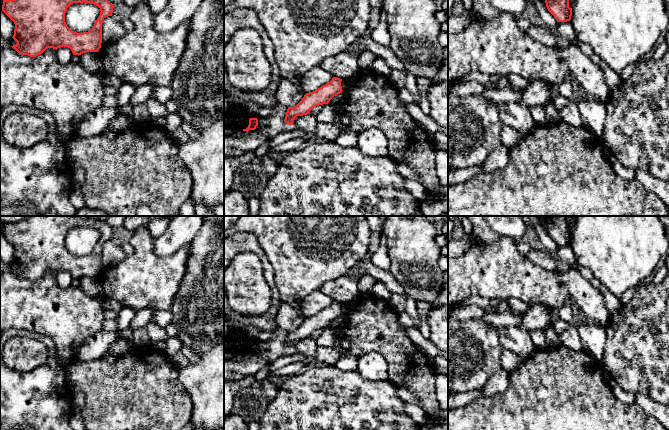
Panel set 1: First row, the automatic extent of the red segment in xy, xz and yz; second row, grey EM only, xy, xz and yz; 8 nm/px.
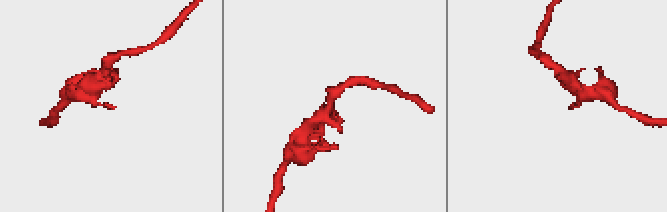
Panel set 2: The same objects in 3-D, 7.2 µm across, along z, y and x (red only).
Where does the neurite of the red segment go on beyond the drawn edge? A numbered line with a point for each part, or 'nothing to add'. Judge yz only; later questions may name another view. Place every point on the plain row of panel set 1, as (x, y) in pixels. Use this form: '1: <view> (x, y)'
nothing to add

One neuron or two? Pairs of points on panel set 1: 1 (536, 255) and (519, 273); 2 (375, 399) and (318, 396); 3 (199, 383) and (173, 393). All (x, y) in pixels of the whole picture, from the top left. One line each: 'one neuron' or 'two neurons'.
1: two neurons
2: one neuron
3: two neurons

